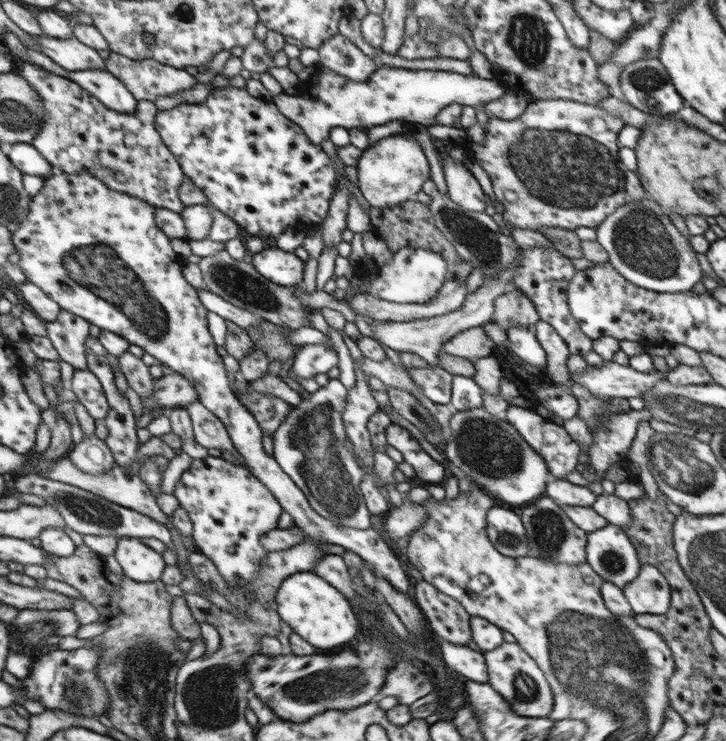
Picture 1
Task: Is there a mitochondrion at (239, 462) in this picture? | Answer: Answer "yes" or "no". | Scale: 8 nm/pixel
no

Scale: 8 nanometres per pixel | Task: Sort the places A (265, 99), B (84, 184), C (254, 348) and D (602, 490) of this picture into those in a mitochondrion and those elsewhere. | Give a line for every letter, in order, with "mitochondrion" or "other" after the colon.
A: other
B: other
C: other
D: other

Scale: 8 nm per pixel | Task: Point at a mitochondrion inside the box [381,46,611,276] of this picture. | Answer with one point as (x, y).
(479, 240)

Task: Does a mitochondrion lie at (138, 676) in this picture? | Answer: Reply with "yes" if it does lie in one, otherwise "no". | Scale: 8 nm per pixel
yes

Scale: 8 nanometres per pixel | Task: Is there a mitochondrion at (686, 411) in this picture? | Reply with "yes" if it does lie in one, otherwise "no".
yes

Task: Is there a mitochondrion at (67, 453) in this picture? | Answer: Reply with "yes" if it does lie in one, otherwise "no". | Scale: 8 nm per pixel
no

